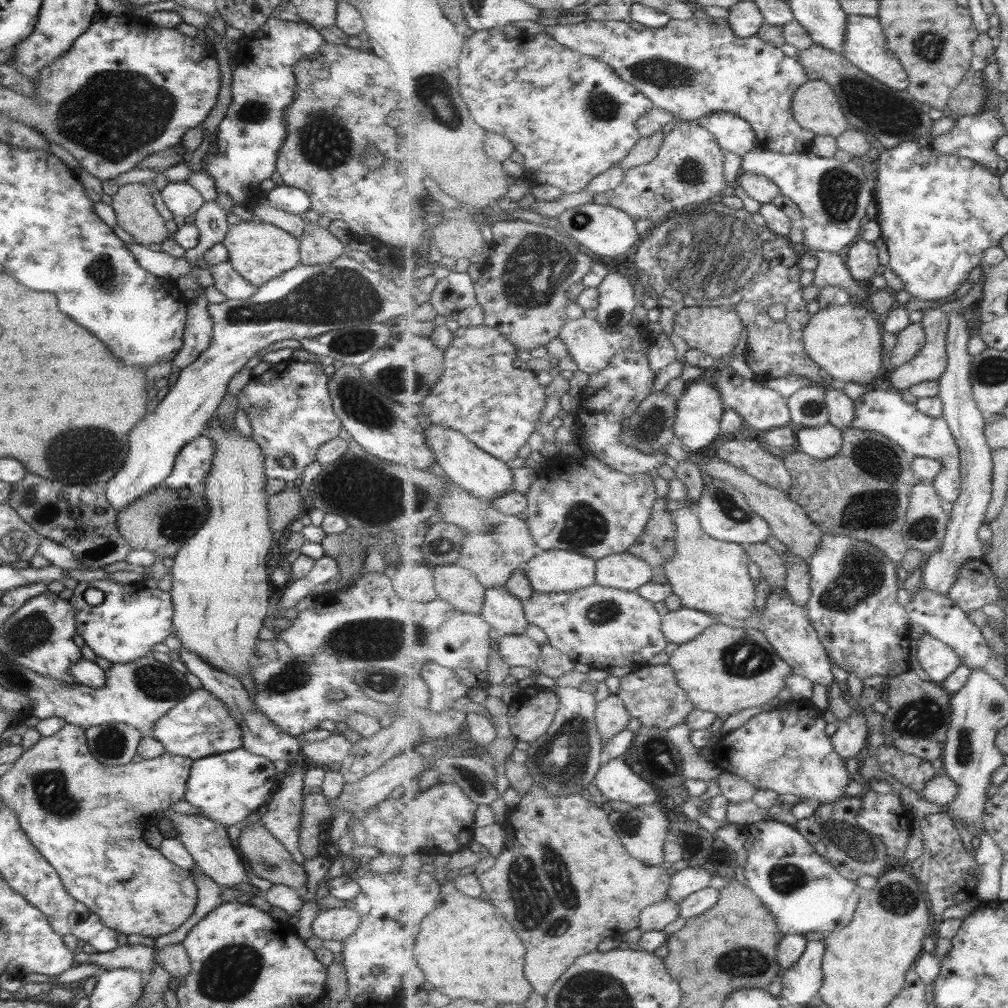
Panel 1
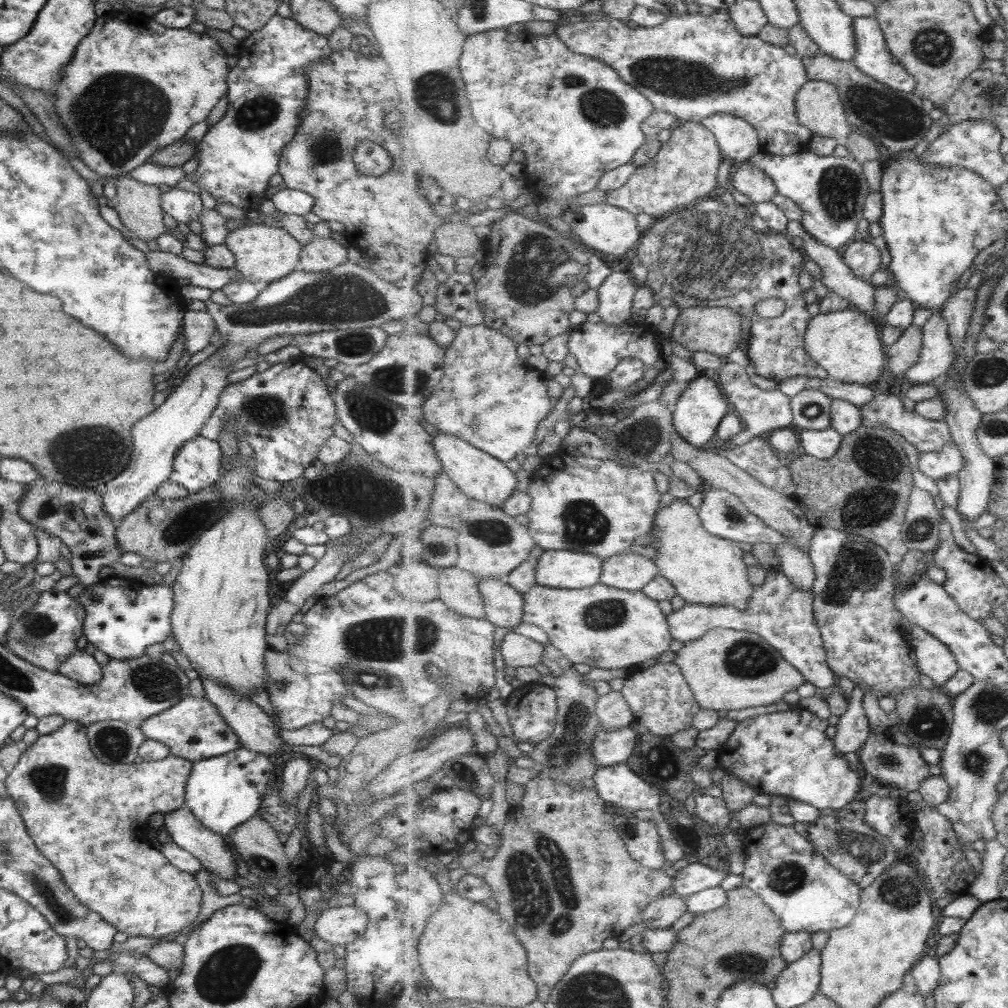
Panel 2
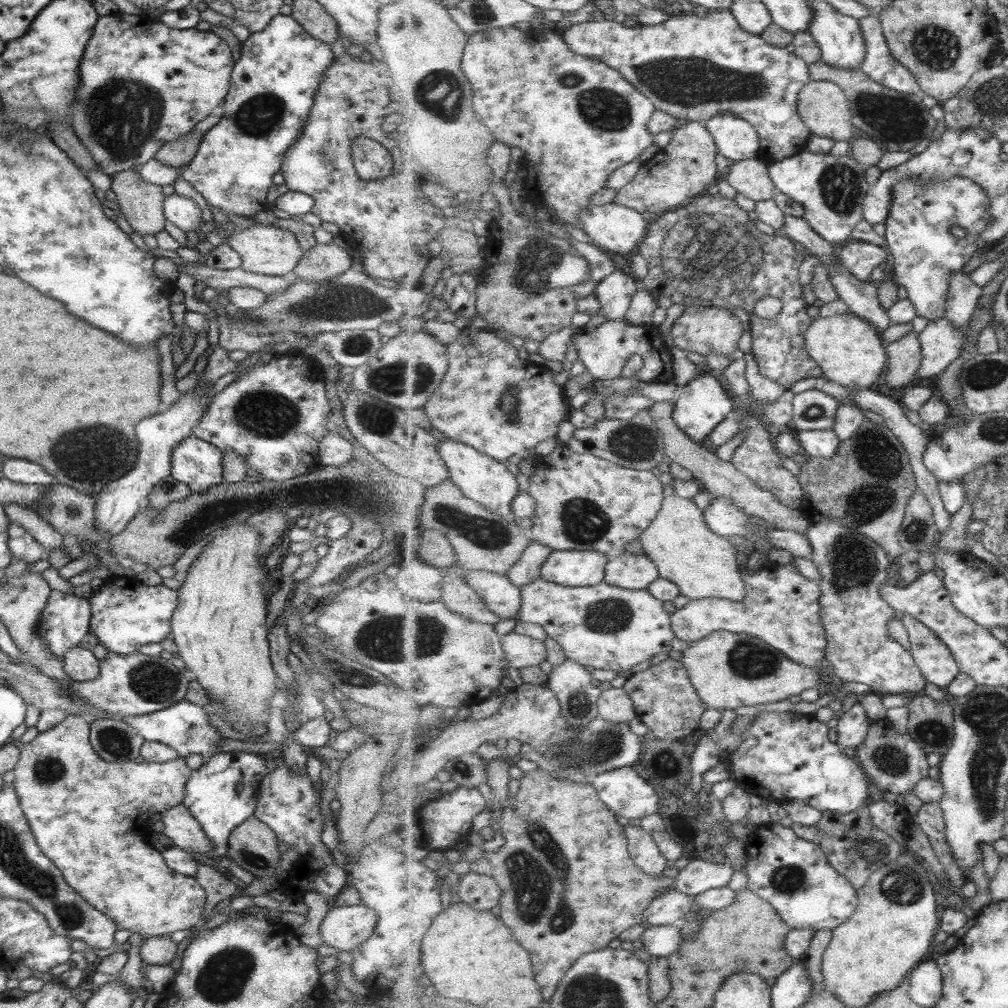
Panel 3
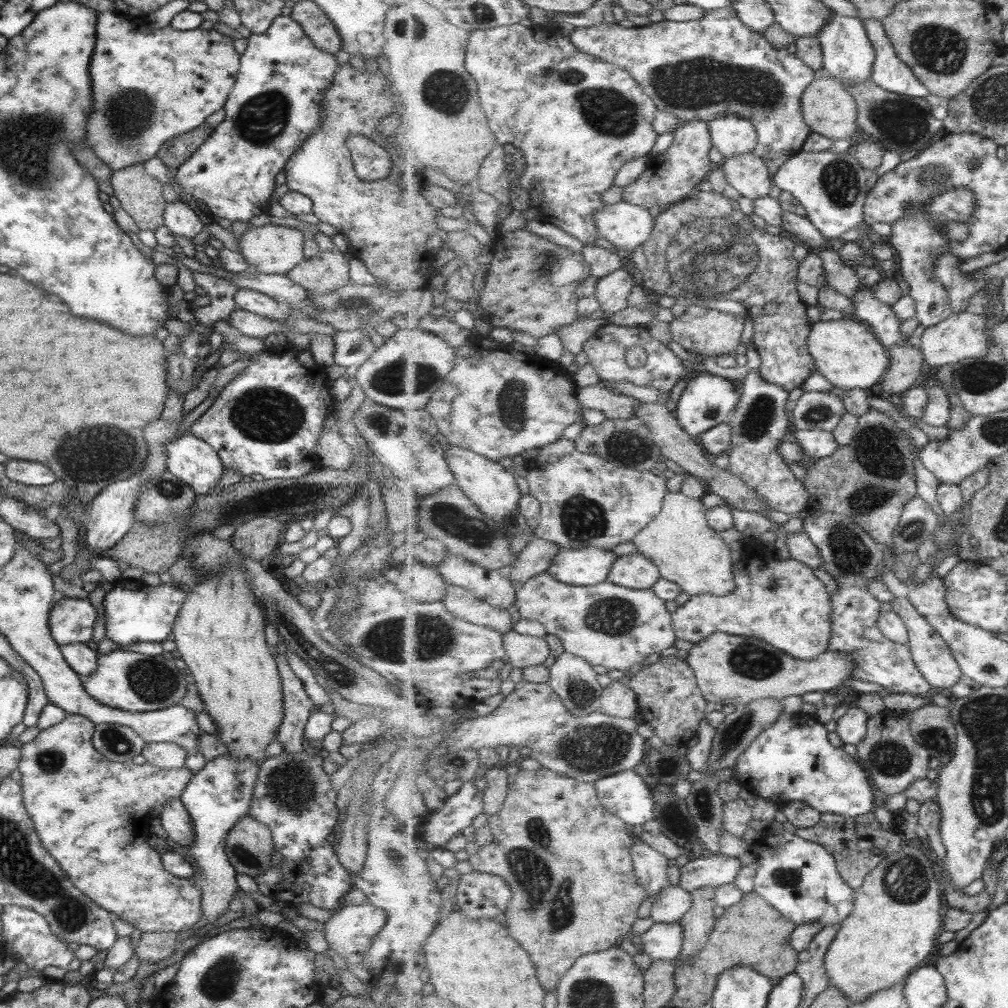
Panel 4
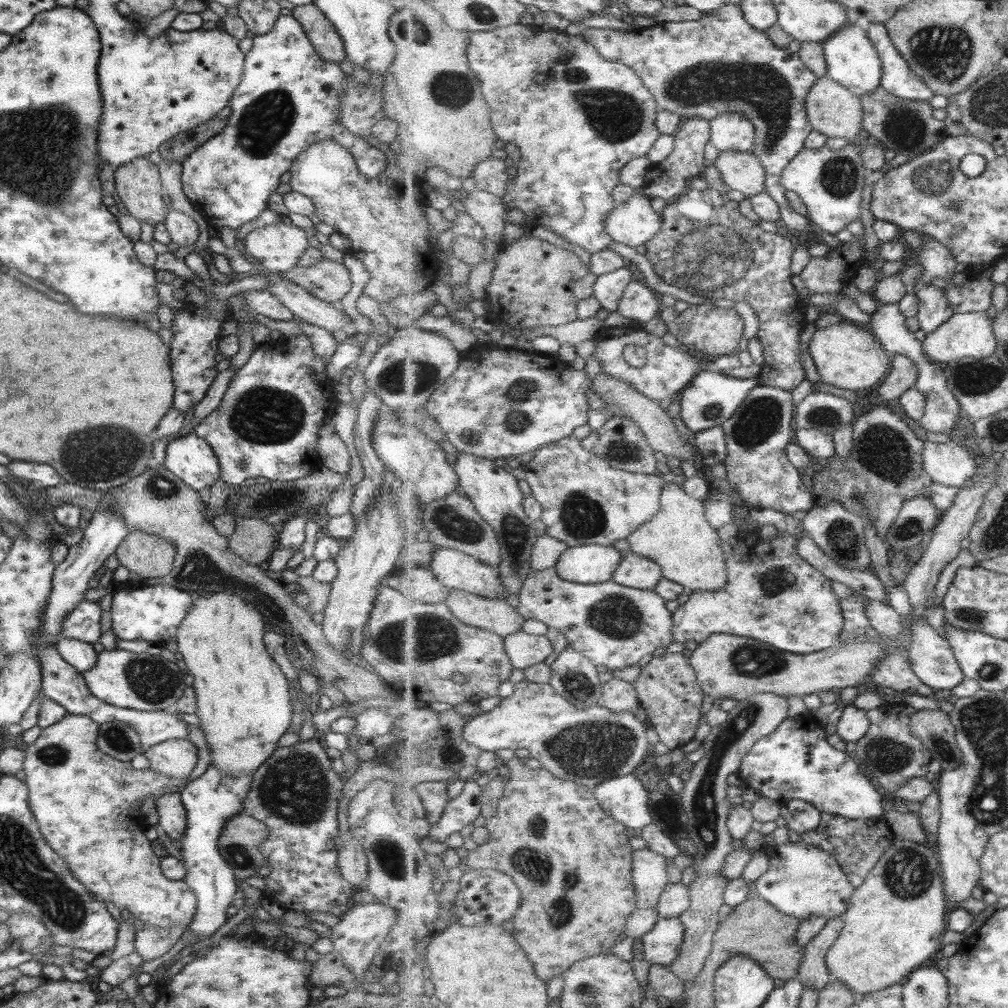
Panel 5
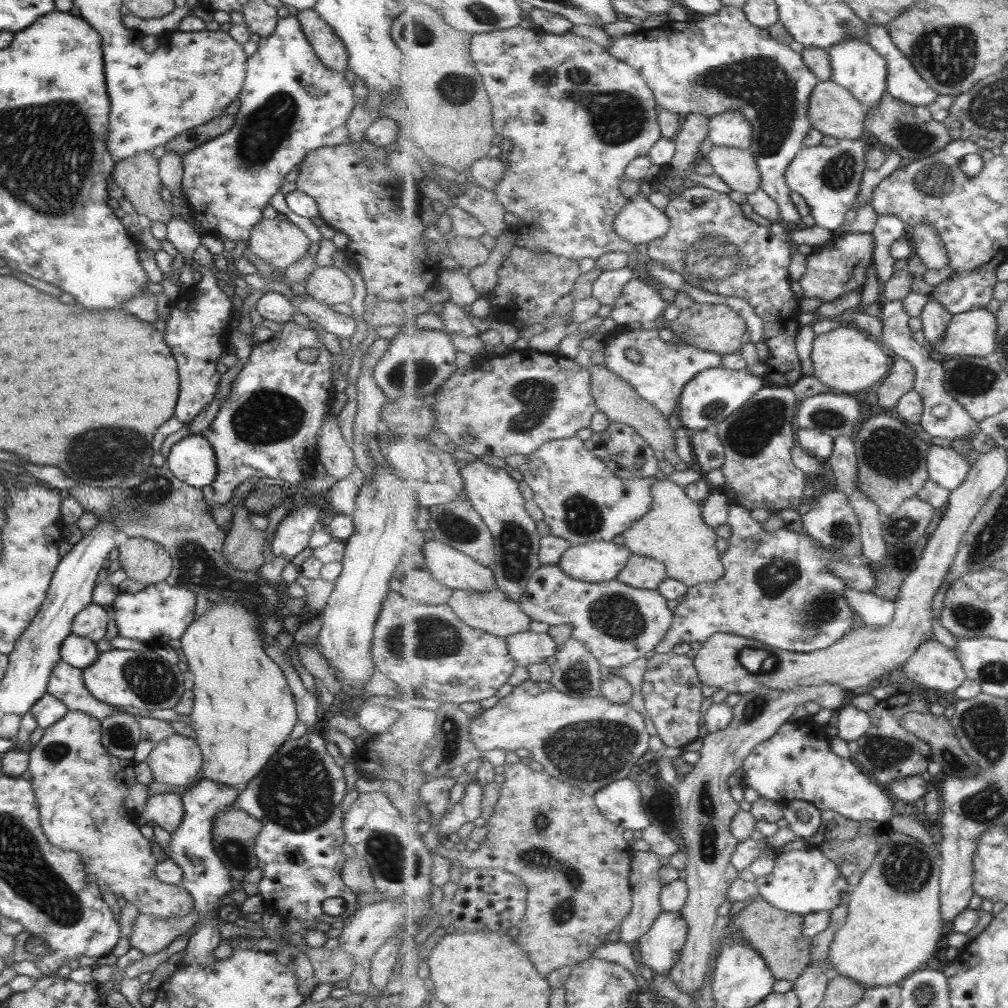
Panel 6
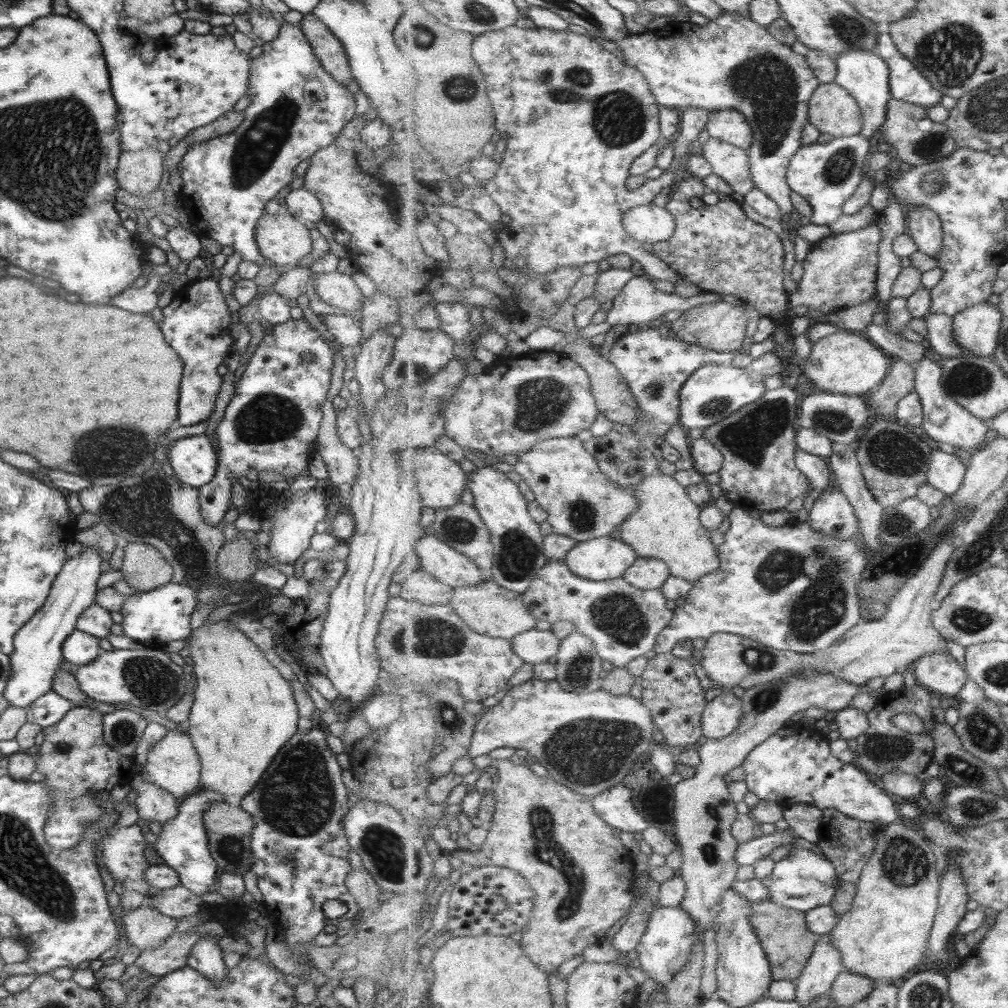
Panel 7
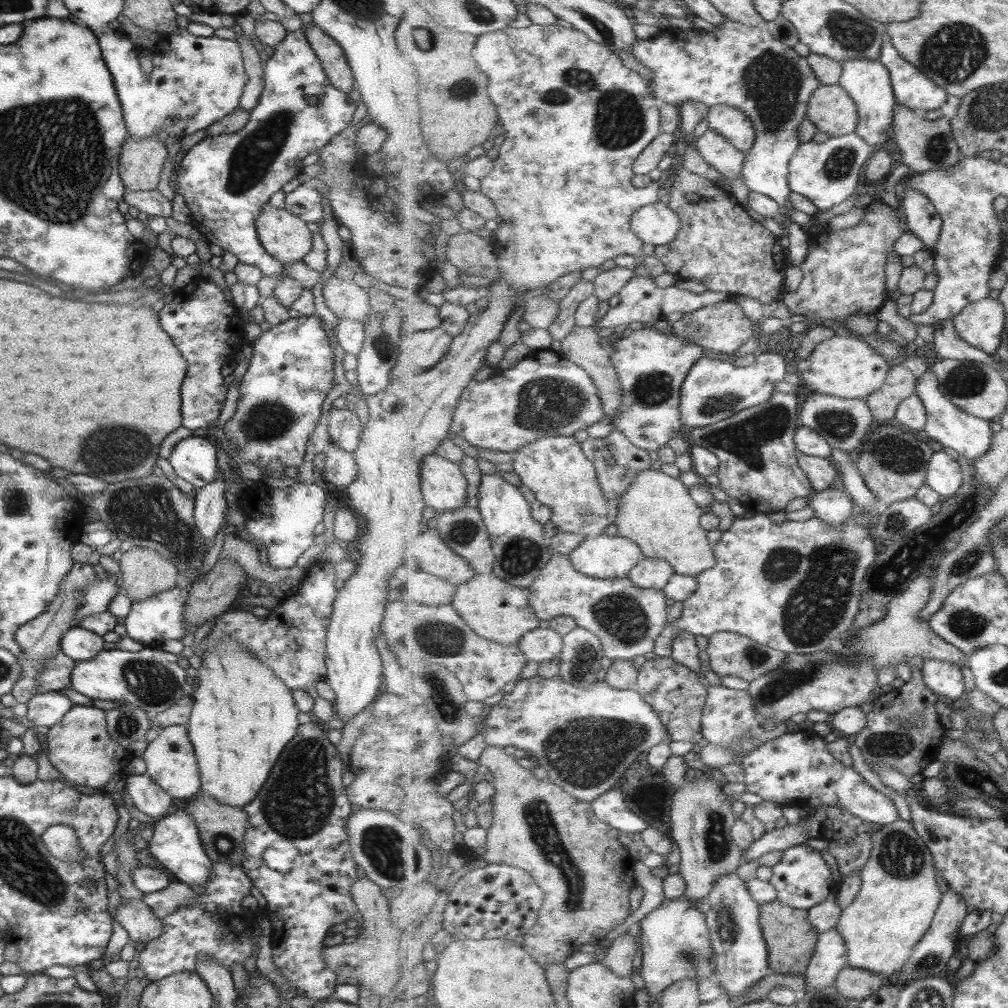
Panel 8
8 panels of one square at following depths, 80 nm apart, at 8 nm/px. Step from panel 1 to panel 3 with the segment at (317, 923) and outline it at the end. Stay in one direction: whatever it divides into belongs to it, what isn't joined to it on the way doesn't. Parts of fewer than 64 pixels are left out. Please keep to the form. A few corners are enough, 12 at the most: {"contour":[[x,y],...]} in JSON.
{"contour":[[362,905],[327,906],[319,935],[338,952],[369,938],[375,913]]}

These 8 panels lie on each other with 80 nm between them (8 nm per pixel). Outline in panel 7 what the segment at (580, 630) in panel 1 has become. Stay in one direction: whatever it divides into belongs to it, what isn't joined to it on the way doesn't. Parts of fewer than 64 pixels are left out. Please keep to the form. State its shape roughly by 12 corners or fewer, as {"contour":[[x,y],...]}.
{"contour":[[548,560],[522,593],[537,620],[572,622],[602,660],[645,656],[674,610],[661,589]]}

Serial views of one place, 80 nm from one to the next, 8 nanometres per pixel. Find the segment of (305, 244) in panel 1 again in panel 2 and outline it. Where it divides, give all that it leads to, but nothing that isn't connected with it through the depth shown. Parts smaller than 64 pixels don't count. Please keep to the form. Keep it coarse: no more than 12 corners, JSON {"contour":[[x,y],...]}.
{"contour":[[313,236],[295,270],[329,270],[347,261],[345,246]]}

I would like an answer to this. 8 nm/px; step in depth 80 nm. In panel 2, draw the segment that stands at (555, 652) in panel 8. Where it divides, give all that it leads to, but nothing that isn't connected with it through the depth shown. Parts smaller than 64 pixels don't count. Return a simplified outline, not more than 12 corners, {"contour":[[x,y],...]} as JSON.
{"contour":[[510,631],[500,650],[516,670],[541,663],[545,644]]}

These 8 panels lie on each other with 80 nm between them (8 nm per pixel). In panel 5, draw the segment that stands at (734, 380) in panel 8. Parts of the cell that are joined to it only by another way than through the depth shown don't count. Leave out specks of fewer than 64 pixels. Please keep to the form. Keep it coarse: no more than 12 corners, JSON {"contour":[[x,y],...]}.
{"contour":[[703,370],[682,390],[691,435],[729,420],[758,377]]}

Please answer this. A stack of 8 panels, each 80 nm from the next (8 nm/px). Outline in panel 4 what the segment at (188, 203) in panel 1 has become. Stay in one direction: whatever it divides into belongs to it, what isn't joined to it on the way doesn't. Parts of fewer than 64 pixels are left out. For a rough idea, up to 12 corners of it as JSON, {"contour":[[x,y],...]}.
{"contour":[[181,201],[167,203],[162,224],[191,240],[201,232],[198,212]]}

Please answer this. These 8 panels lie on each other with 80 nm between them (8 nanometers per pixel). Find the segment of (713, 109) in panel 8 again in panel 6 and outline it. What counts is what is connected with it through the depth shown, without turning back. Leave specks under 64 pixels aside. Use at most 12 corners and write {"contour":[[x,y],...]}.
{"contour":[[741,111],[710,119],[716,146],[749,150],[754,128]]}

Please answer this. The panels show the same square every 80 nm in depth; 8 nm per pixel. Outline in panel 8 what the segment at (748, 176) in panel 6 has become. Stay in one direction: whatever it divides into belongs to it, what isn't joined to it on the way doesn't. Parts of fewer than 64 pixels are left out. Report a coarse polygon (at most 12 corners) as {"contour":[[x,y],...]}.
{"contour":[[709,127],[694,140],[746,206],[746,153]]}

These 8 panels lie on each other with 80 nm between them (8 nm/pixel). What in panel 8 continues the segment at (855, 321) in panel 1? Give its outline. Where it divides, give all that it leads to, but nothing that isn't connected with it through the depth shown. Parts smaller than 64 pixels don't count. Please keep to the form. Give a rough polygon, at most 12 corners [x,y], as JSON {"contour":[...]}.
{"contour":[[840,332],[798,363],[818,393],[865,400],[889,363]]}

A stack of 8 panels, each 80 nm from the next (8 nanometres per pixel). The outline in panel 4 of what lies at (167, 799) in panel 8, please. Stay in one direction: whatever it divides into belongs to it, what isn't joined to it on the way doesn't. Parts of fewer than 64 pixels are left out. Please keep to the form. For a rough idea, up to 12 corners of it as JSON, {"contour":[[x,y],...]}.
{"contour":[[177,798],[163,804],[158,814],[167,838],[194,843],[194,828]]}

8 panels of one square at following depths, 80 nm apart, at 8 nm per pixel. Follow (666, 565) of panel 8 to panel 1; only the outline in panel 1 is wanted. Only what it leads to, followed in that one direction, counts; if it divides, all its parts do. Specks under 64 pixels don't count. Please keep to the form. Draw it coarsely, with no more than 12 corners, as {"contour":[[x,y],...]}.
{"contour":[[625,551],[597,561],[596,584],[636,591],[656,570]]}

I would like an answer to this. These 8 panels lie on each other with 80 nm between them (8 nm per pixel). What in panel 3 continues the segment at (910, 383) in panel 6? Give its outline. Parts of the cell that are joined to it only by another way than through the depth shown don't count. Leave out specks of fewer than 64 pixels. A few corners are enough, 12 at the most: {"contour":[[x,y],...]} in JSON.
{"contour":[[919,333],[888,344],[885,381],[907,388],[924,359]]}

